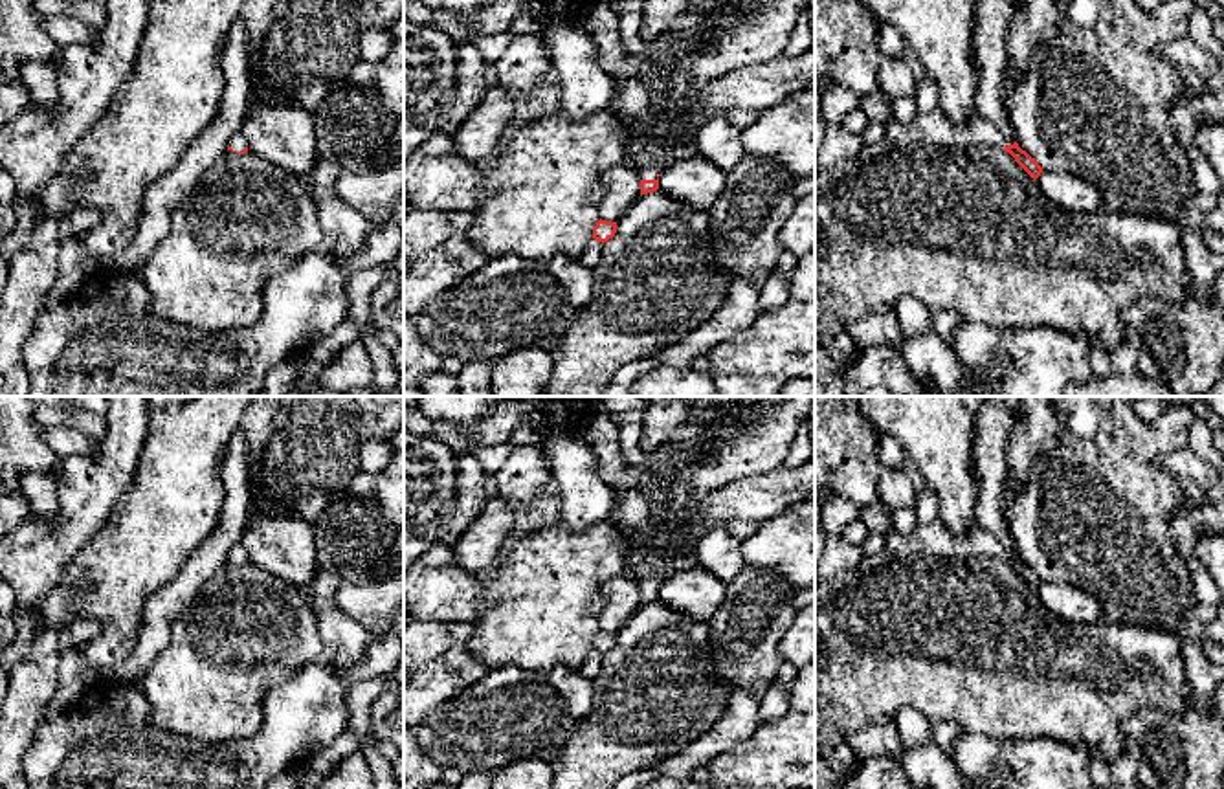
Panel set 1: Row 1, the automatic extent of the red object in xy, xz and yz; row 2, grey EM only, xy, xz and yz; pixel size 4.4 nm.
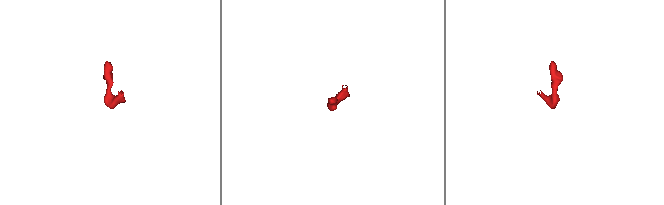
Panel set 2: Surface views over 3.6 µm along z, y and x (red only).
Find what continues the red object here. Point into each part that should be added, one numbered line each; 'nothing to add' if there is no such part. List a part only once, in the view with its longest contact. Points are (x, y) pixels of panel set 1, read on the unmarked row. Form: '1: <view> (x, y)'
1: xz (652, 582)

